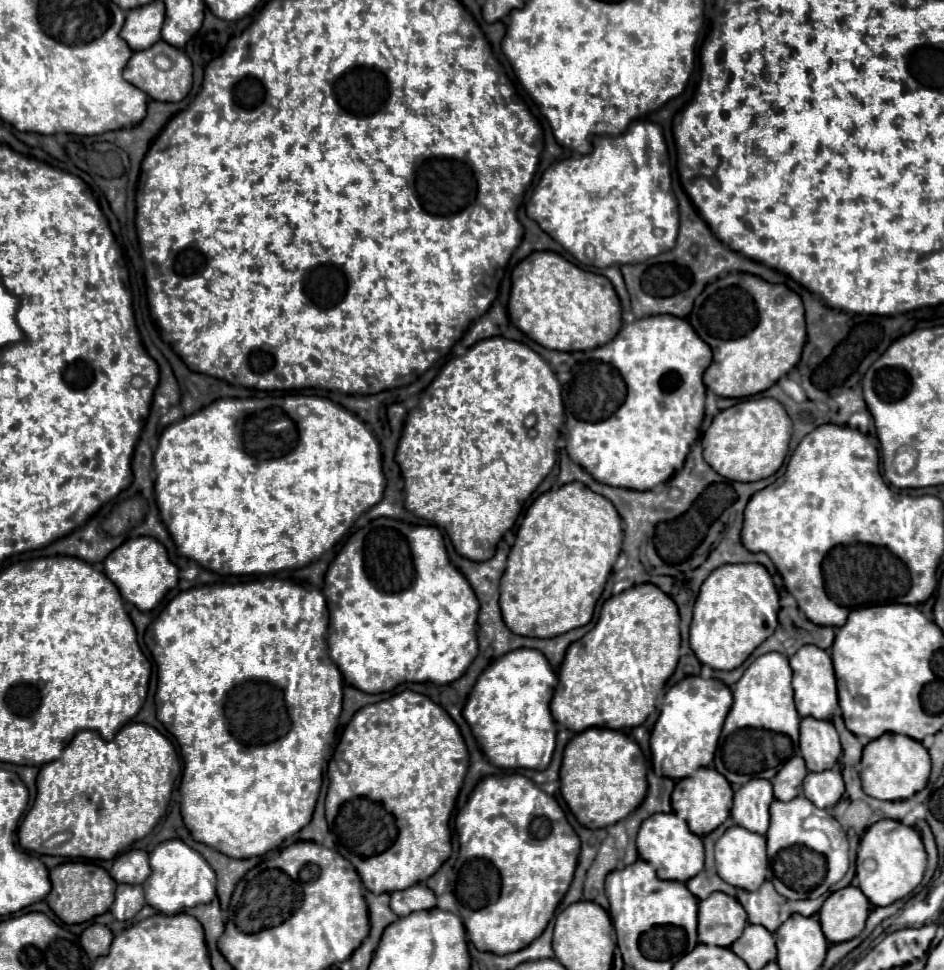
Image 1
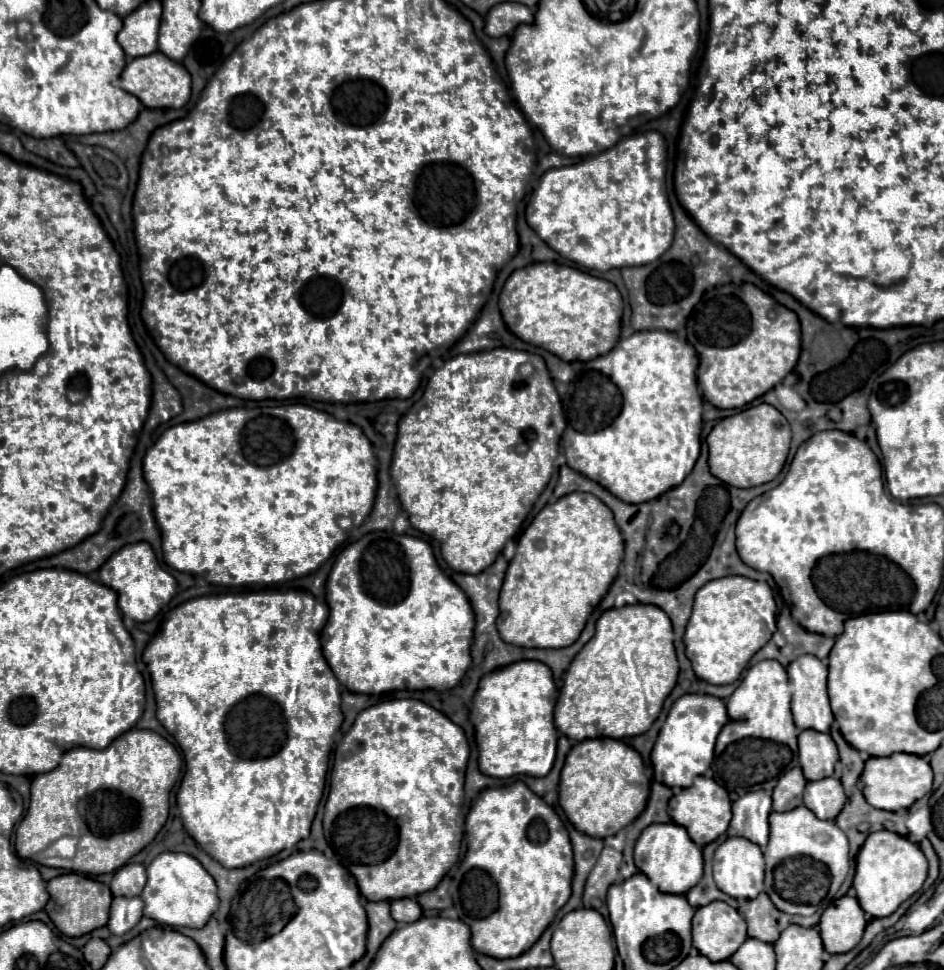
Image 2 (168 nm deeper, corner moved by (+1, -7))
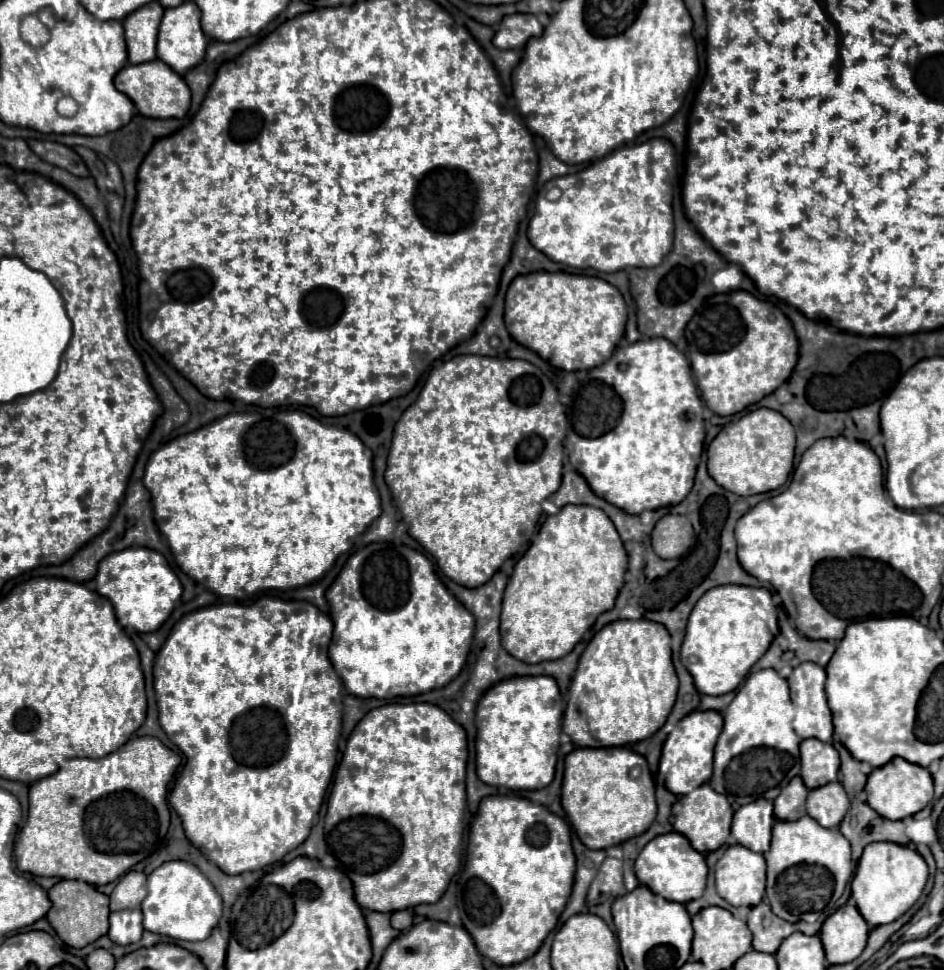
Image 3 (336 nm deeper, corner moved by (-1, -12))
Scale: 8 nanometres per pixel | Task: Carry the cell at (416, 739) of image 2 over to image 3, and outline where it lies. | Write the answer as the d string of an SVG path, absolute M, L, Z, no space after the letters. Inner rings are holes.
M387 704L381 708L371 710L365 714L365 718L355 726L347 740L347 748L343 752L343 758L337 766L333 788L327 800L327 816L325 816L325 842L331 850L331 854L337 858L337 868L345 872L355 888L357 902L375 912L395 912L413 908L417 904L431 904L437 902L443 892L449 886L449 880L459 870L461 862L461 838L463 838L463 816L467 806L467 794L465 794L465 764L467 764L467 736L465 730L451 720L449 714L445 714L441 708L433 704Z

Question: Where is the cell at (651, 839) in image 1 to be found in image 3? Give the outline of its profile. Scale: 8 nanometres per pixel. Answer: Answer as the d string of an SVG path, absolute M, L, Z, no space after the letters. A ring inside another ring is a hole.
M669 832L669 834L655 836L651 842L647 842L647 846L639 852L635 860L635 874L651 892L663 896L665 900L687 904L699 898L705 890L707 864L703 854L699 854L687 842L687 838L683 838L683 834Z

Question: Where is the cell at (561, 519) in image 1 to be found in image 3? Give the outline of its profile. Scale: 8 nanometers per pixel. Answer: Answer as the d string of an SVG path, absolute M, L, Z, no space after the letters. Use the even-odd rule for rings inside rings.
M567 504L555 516L547 516L529 550L515 564L515 570L505 588L499 630L503 648L517 660L529 664L567 656L583 638L583 634L593 626L597 616L613 608L619 588L623 586L625 570L627 552L623 548L623 540L603 510L595 506Z

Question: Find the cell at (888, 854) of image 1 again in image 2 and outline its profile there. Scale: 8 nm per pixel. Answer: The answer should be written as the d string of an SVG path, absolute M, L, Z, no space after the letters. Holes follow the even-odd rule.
M891 831L869 833L859 855L856 856L856 869L853 877L855 897L871 917L891 915L905 899L917 893L927 879L927 859L919 845L911 843L907 837L901 837Z

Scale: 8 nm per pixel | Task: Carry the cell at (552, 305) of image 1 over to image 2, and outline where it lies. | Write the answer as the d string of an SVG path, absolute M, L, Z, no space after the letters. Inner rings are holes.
M533 263L509 275L499 295L501 315L519 339L543 347L563 361L591 361L619 341L623 299L611 281L569 265Z

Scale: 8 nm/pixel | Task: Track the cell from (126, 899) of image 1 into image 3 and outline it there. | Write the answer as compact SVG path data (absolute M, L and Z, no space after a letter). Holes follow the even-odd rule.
M139 908L111 912L109 916L109 938L113 944L127 946L137 942L143 934L143 914Z

